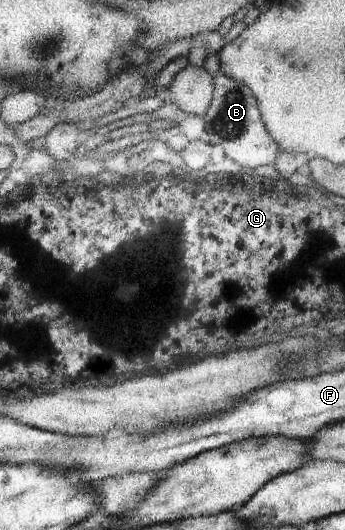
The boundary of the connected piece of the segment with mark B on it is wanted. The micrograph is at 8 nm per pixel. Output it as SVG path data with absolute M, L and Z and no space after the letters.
M217 73L211 79L211 83L213 83L213 95L209 107L203 115L203 121L207 135L211 135L213 141L217 141L217 139L223 141L223 143L213 143L213 145L223 149L219 153L225 153L227 159L239 163L245 169L273 163L279 149L261 123L257 102L249 87L245 87L243 83L228 78L221 73Z

